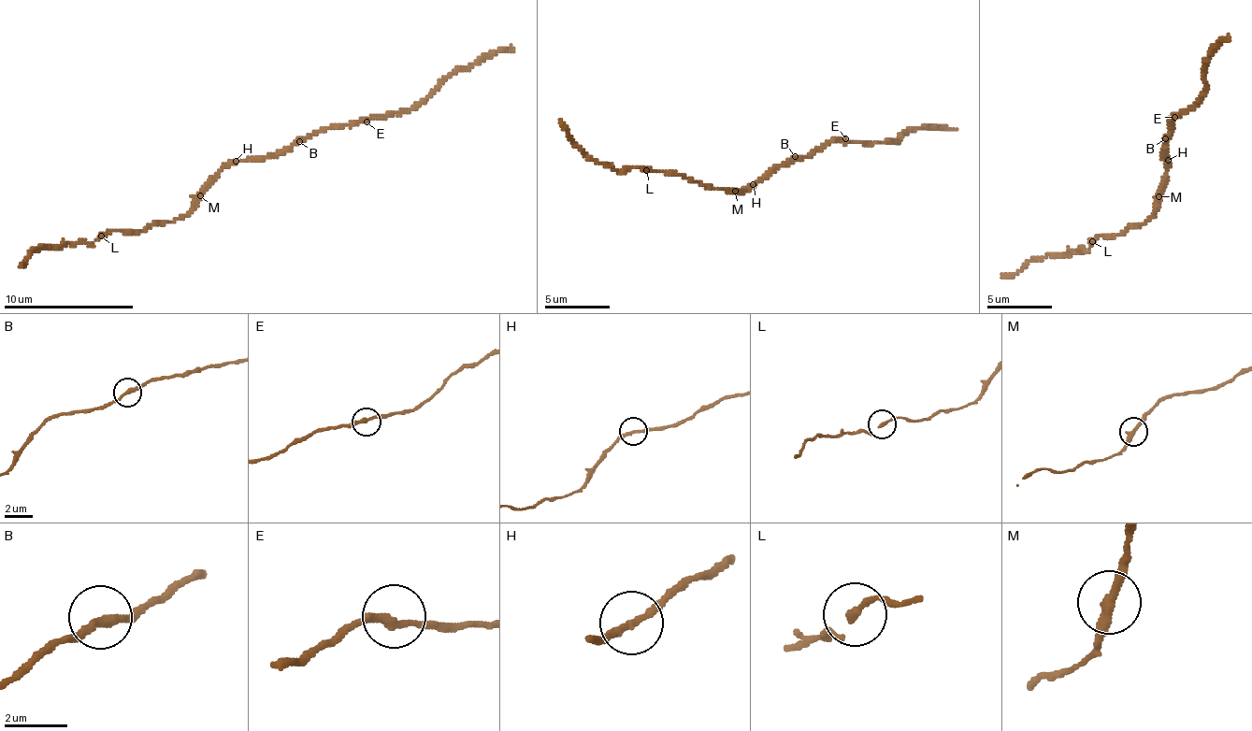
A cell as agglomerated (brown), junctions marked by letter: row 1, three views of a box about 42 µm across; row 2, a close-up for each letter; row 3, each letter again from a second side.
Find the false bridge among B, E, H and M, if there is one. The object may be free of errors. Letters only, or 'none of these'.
none of these

